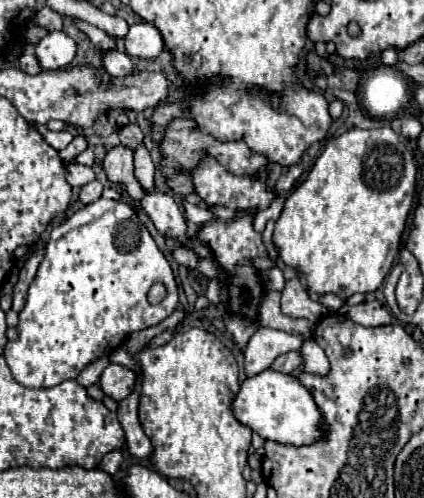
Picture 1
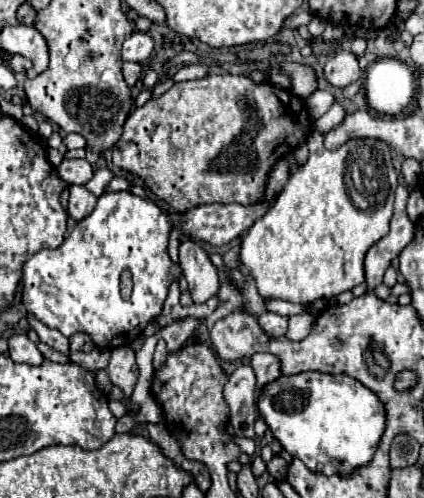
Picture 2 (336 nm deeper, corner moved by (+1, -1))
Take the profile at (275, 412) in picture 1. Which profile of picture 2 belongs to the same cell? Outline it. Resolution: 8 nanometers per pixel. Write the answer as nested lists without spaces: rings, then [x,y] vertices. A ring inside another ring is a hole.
[[[301,372],[295,376],[281,376],[261,390],[257,408],[293,458],[303,460],[311,472],[325,476],[347,476],[371,462],[385,430],[387,414],[383,402],[347,374]]]

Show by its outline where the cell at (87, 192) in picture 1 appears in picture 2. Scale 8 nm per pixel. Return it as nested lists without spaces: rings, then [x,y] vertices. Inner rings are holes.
[[[71,186],[71,196],[69,196],[69,206],[67,206],[67,214],[79,222],[85,216],[89,216],[93,212],[97,204],[97,196],[93,196],[85,186]]]

